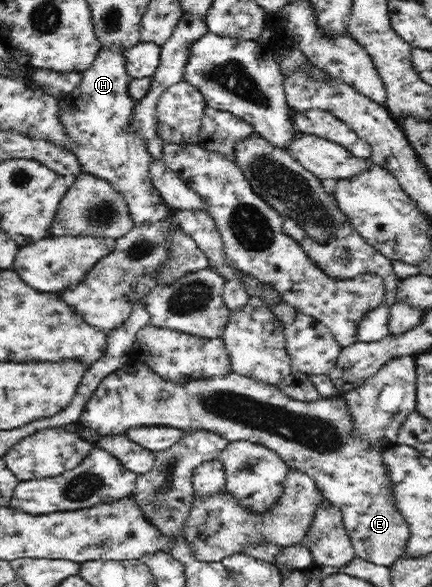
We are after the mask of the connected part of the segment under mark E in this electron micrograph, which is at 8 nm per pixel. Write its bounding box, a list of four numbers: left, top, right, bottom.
[78,347,411,568]

